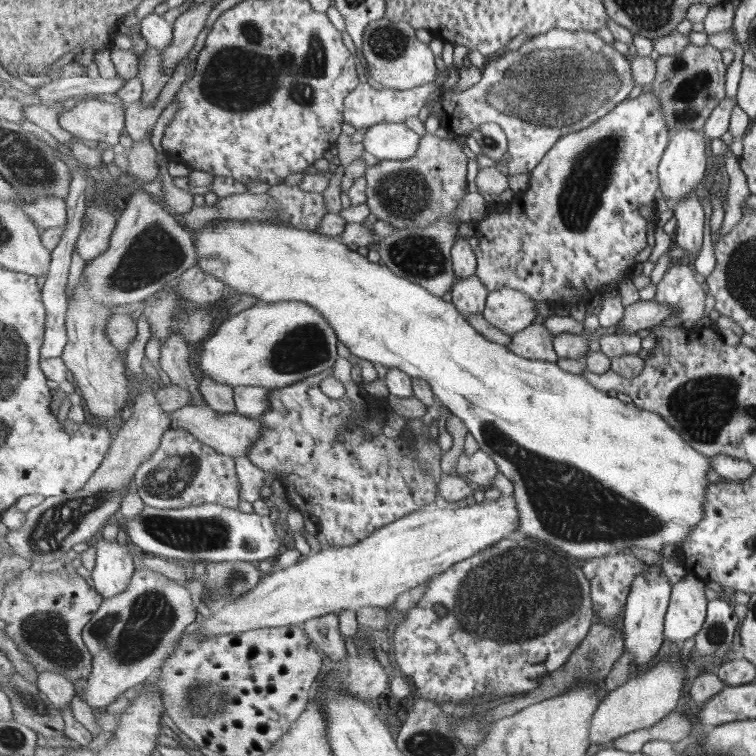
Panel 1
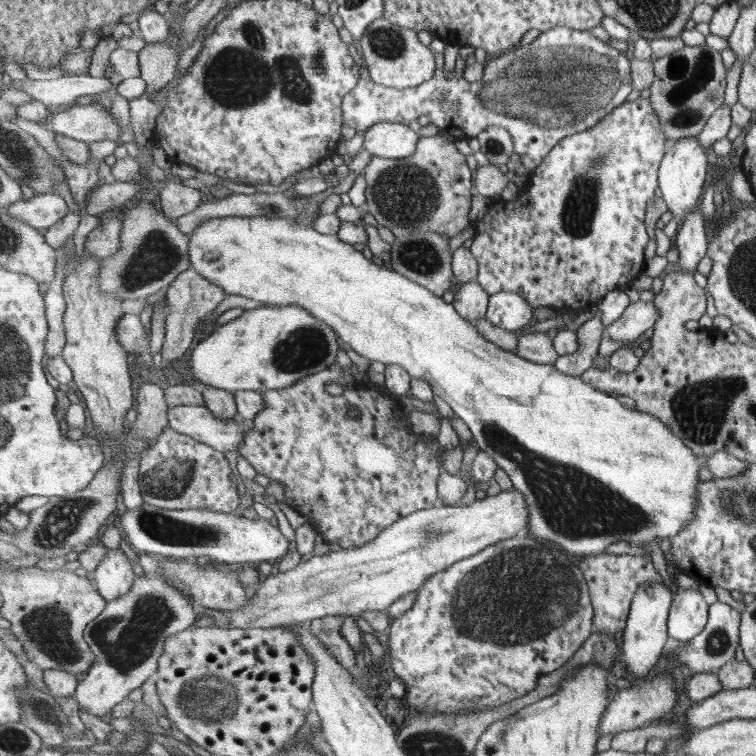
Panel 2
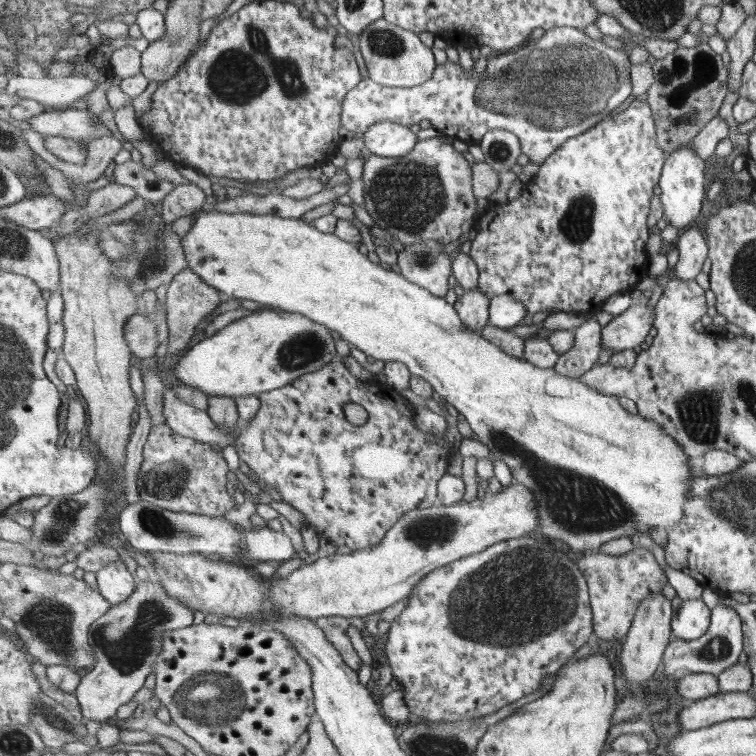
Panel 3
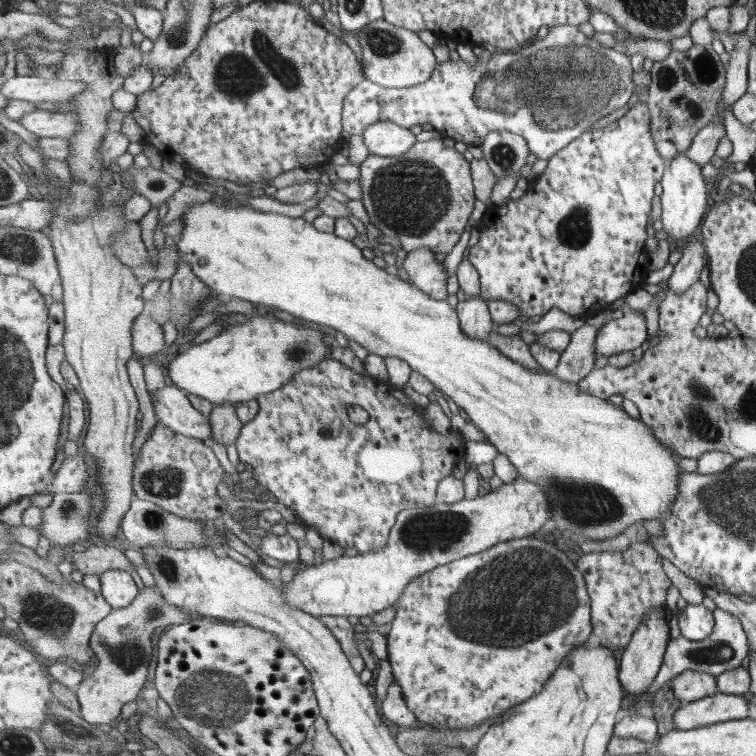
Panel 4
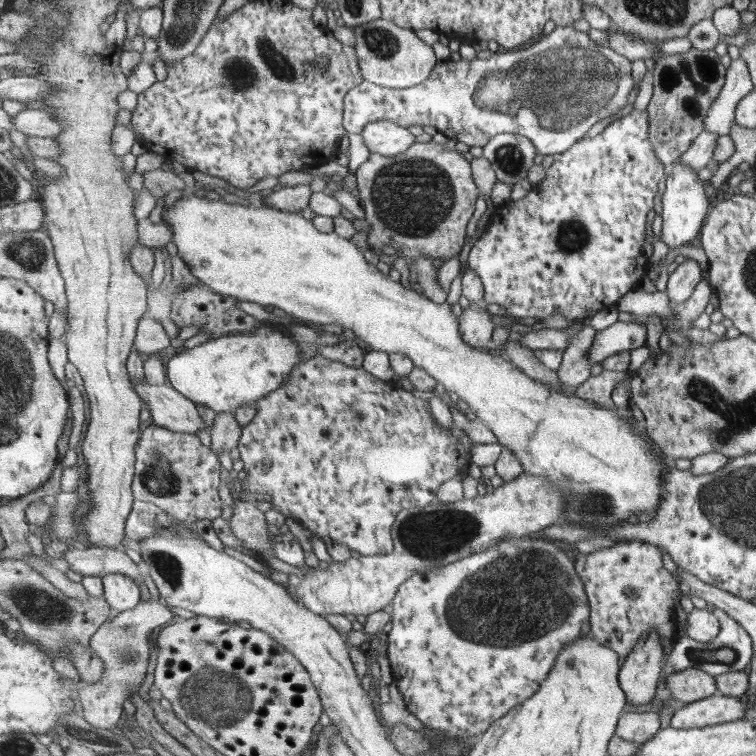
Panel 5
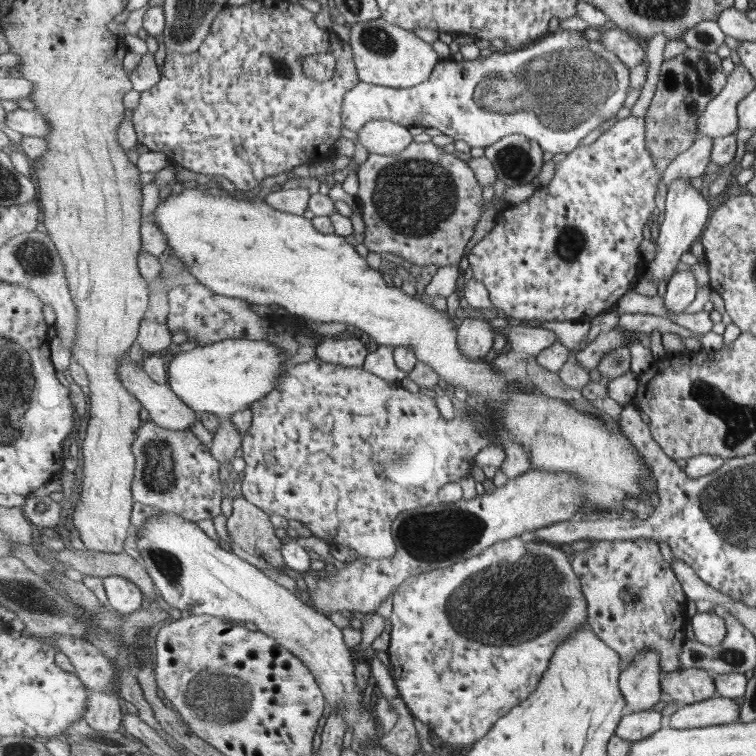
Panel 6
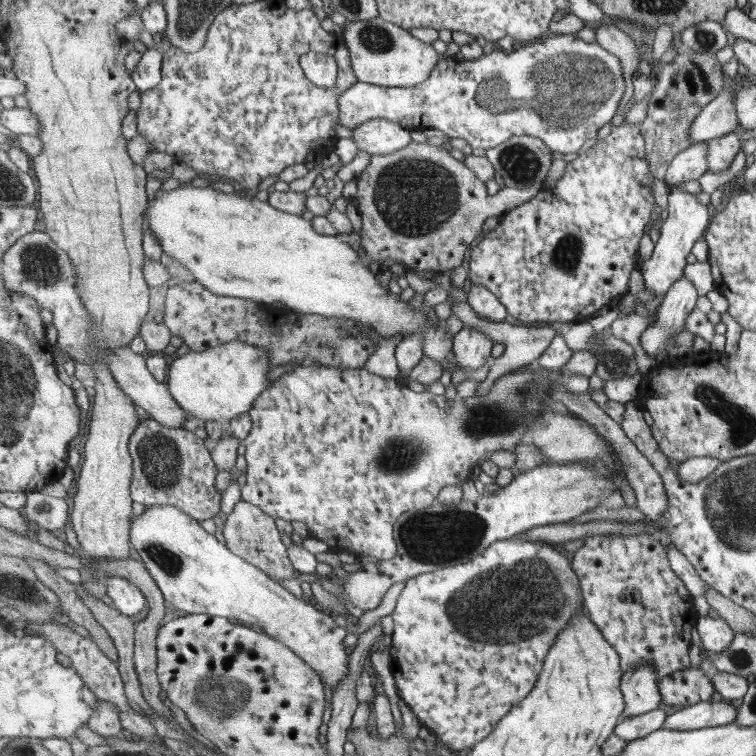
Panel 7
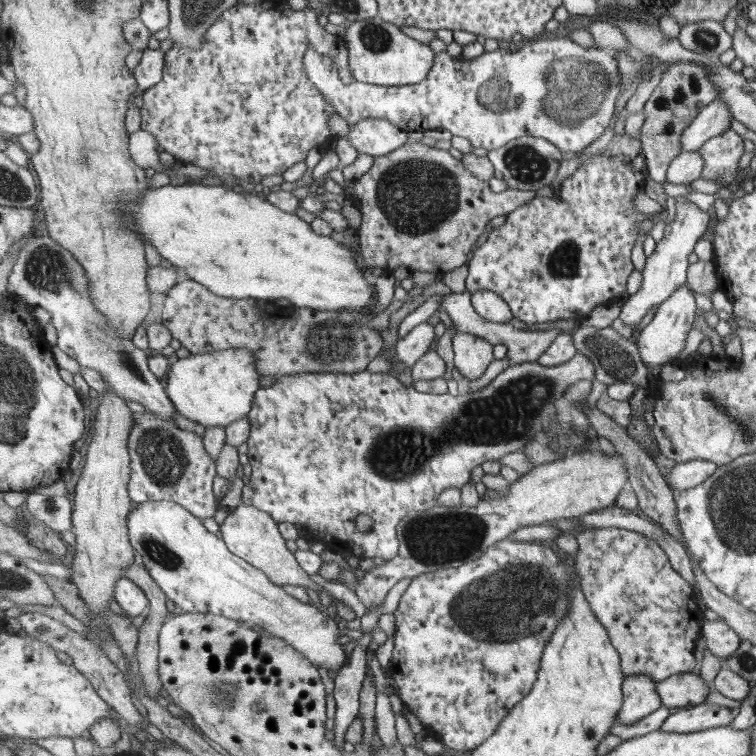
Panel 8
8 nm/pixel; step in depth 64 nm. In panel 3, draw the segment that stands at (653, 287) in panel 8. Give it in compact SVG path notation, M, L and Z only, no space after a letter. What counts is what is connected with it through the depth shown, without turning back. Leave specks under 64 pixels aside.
M694 142L687 144L686 148L675 149L673 153L667 155L659 184L662 191L660 198L667 224L675 226L679 233L689 229L701 214L703 200L707 198L705 172L708 162L697 155Z

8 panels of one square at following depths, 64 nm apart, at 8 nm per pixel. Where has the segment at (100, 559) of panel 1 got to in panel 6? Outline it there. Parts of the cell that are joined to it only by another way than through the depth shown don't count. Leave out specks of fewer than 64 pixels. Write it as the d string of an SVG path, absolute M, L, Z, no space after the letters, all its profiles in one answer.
M111 575L103 579L109 605L123 616L141 609L143 591L131 579Z

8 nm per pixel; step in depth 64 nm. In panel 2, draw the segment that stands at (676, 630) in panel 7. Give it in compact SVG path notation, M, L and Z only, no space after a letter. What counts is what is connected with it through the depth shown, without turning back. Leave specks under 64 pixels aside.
M637 552L635 555L611 553L591 554L579 564L583 567L590 585L590 596L594 604L594 628L615 634L619 630L626 630L633 597L637 595L639 585L662 583L661 574L655 570L651 557Z

